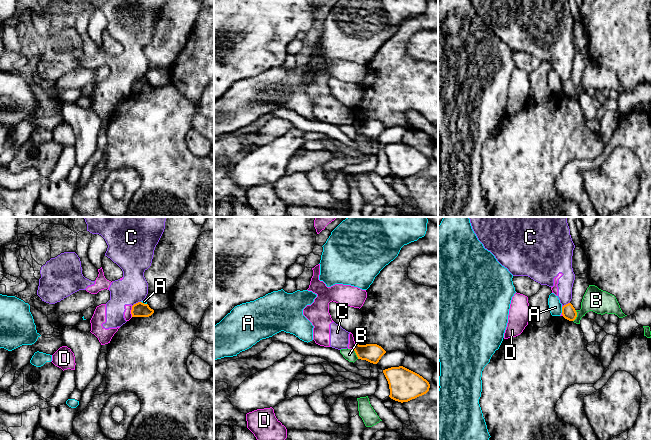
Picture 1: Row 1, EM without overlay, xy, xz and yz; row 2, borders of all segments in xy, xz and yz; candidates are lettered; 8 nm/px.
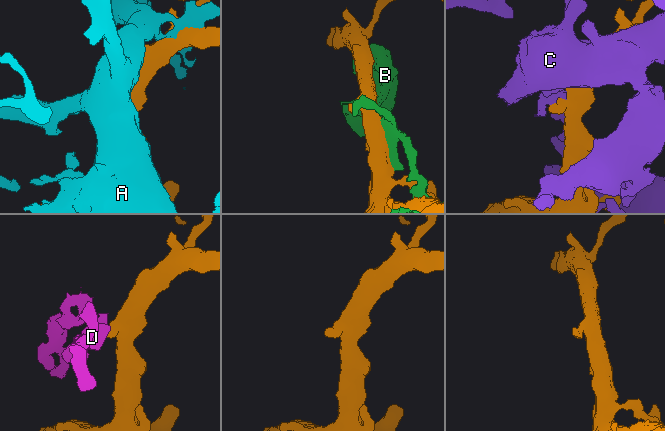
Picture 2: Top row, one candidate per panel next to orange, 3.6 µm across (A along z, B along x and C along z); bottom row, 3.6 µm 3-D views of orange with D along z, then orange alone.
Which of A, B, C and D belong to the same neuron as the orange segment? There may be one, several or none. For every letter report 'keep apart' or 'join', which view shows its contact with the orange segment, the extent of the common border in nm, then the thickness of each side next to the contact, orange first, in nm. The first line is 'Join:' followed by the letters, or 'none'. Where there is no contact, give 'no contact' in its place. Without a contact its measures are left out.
Join: none
A: keep apart; meets orange in yz; contact 50 nm long; 110 nm thick on the orange side, 110 nm on the other
B: keep apart; meets orange in yz; contact 100 nm long; 110 nm thick on the orange side, 190 nm on the other
C: keep apart; meets orange in xy; contact 80 nm long; 120 nm thick on the orange side, 240 nm on the other
D: keep apart; meets orange in xy; contact 90 nm long; 120 nm thick on the orange side, 60 nm on the other

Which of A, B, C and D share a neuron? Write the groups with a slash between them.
A / B / C D

